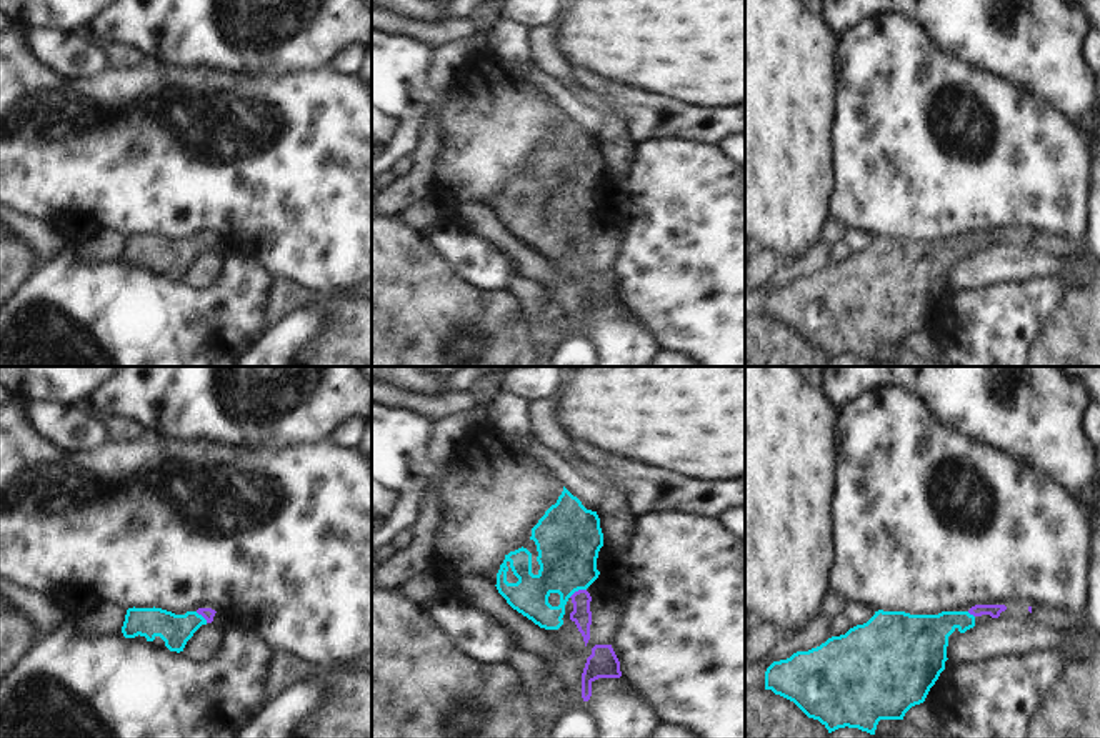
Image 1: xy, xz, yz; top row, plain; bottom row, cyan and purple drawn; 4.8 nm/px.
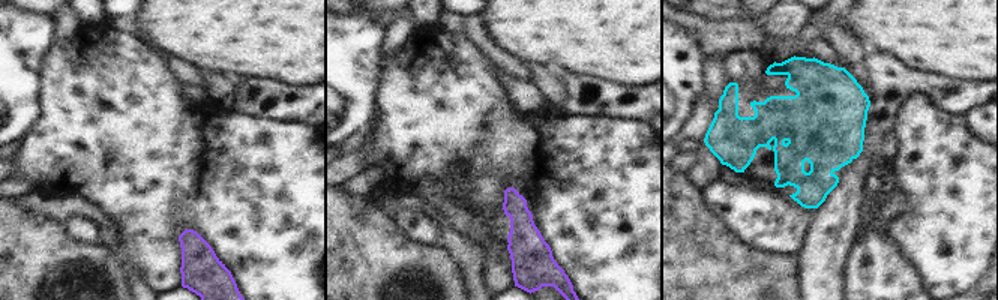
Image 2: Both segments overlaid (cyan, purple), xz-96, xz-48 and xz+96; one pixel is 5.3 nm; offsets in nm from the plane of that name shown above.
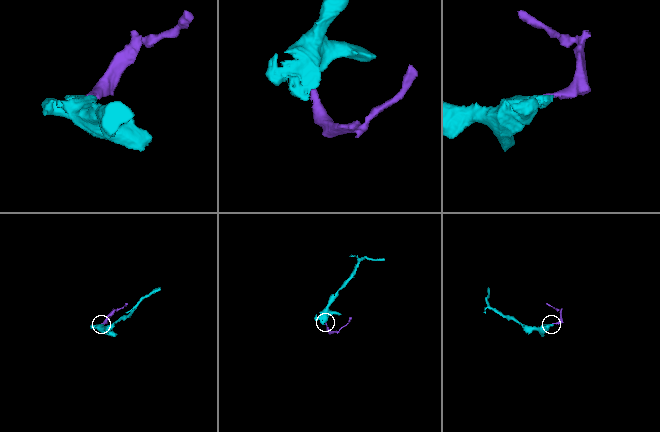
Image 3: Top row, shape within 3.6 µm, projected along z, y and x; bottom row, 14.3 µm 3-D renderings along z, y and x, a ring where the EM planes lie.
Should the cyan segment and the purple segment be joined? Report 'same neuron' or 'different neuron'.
same neuron

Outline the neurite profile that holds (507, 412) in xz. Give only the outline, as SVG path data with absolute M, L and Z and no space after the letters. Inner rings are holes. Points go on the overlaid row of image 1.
M498 393L487 408L487 420L512 435L515 443L548 468L555 480L577 496L587 510L597 511L603 501L603 486L583 478L567 460L533 440L527 421L528 401L513 393Z

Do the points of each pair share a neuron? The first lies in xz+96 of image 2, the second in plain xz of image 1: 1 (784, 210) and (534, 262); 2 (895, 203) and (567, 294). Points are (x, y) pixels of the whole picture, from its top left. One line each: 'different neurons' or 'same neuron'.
1: different neurons
2: same neuron

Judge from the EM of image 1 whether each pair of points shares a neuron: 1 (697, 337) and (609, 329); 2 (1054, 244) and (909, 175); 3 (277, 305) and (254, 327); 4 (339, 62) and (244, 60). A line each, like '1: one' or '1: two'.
1: two
2: two
3: two
4: two

